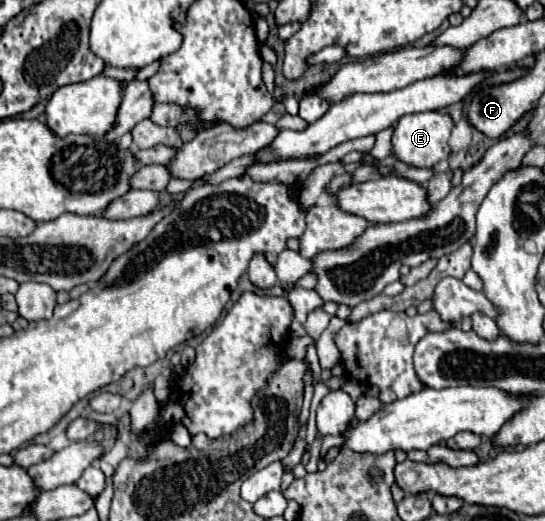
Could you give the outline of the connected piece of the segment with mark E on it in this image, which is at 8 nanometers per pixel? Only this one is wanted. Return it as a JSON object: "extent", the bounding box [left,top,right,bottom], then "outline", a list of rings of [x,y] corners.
{"extent":[393,111,453,167],"outline":[[[423,111],[423,113],[411,113],[403,115],[393,131],[393,155],[401,163],[409,167],[435,167],[437,163],[445,161],[449,157],[449,135],[453,129],[453,121],[449,115],[443,115],[439,111]]]}

